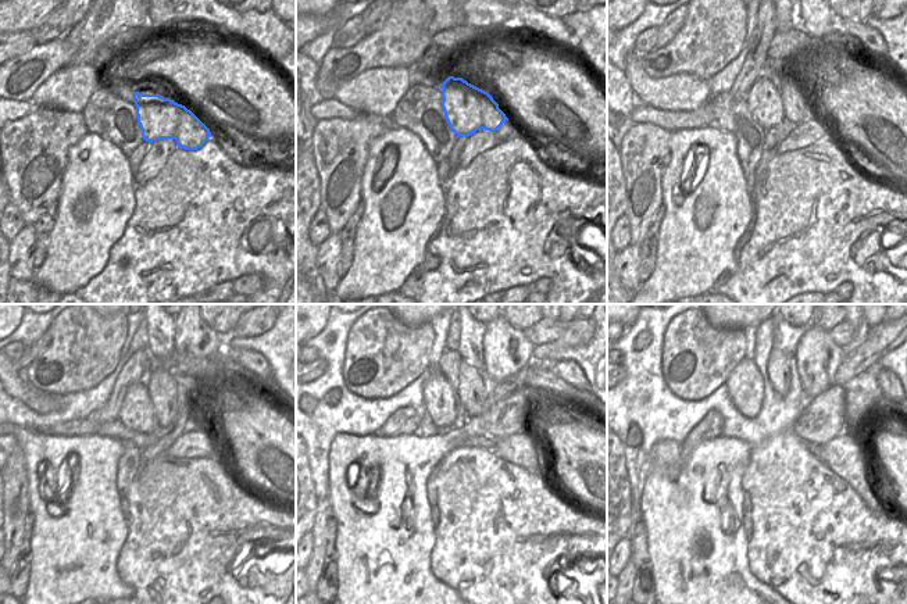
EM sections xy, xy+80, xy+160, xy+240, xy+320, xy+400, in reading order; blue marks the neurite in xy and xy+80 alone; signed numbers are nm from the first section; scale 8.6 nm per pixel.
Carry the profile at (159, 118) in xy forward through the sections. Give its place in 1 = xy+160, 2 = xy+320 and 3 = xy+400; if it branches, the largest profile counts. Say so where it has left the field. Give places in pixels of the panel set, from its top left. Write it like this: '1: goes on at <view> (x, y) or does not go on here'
1: goes on at xy+160 (770, 104)
2: goes on at xy+320 (436, 392)
3: goes on at xy+400 (745, 386)

